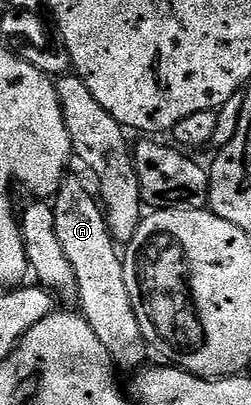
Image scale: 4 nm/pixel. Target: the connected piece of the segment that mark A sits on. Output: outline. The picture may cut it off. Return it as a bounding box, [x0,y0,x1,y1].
[52,175,151,370]

